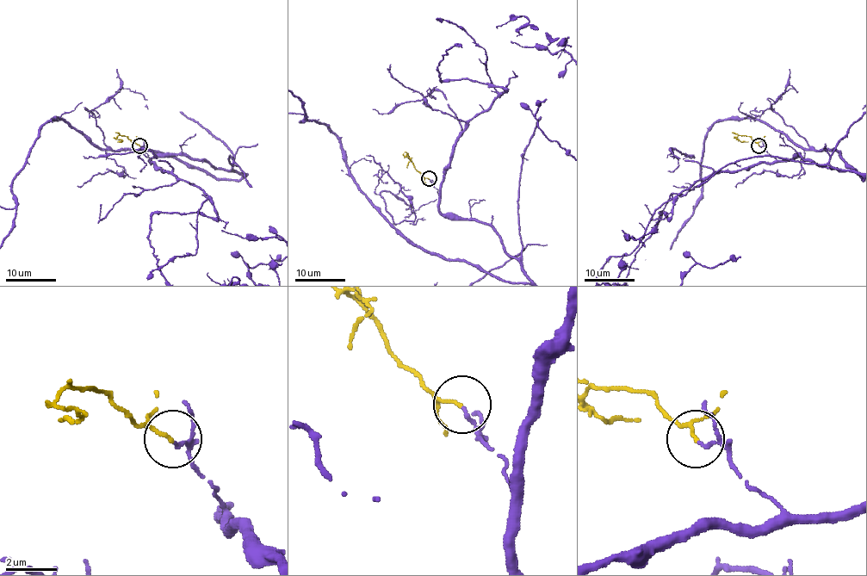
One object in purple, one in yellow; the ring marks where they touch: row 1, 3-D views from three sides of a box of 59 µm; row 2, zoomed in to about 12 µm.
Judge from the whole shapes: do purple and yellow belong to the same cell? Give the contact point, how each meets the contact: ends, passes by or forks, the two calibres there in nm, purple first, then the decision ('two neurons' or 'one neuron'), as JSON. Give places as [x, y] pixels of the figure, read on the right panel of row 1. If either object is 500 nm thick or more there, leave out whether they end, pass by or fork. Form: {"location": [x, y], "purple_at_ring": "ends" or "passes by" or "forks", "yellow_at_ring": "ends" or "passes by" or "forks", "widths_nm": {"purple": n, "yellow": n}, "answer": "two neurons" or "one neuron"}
{"location": [758, 145], "purple_at_ring": "ends", "yellow_at_ring": "ends", "widths_nm": {"purple": 130, "yellow": 130}, "answer": "one neuron"}

